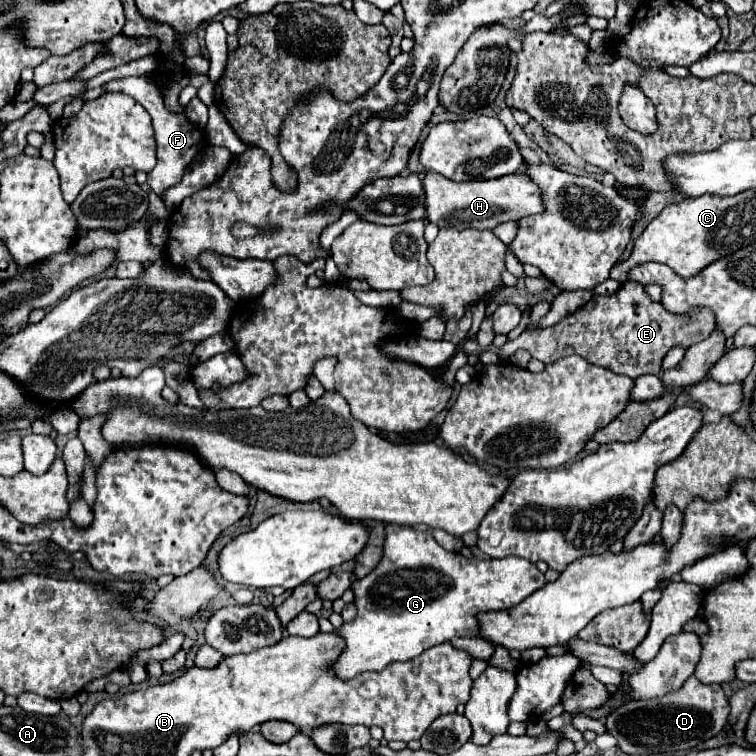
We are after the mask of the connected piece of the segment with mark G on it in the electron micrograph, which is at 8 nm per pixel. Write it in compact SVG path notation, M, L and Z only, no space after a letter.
M385 524L385 530L387 542L379 566L369 576L357 580L355 586L351 586L351 590L355 592L357 618L349 624L343 624L341 628L333 628L329 619L319 618L321 632L335 632L343 636L347 642L347 648L343 650L339 662L335 662L335 674L341 674L341 678L353 678L355 674L367 670L379 672L391 662L407 662L411 658L421 656L425 650L453 638L477 638L481 628L477 616L481 612L517 606L521 600L525 600L527 596L545 586L545 578L537 570L537 566L523 558L515 556L499 560L465 558L459 552L447 552L445 548L441 548L435 542L431 530L421 532L409 526L403 528L395 524Z

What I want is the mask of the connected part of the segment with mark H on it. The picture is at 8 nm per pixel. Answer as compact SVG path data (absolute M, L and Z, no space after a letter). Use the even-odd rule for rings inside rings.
M425 172L423 178L427 220L453 228L477 228L493 230L501 222L519 222L521 218L541 214L545 210L543 192L527 174L511 174L493 180L473 180L473 182L451 182L437 172Z

